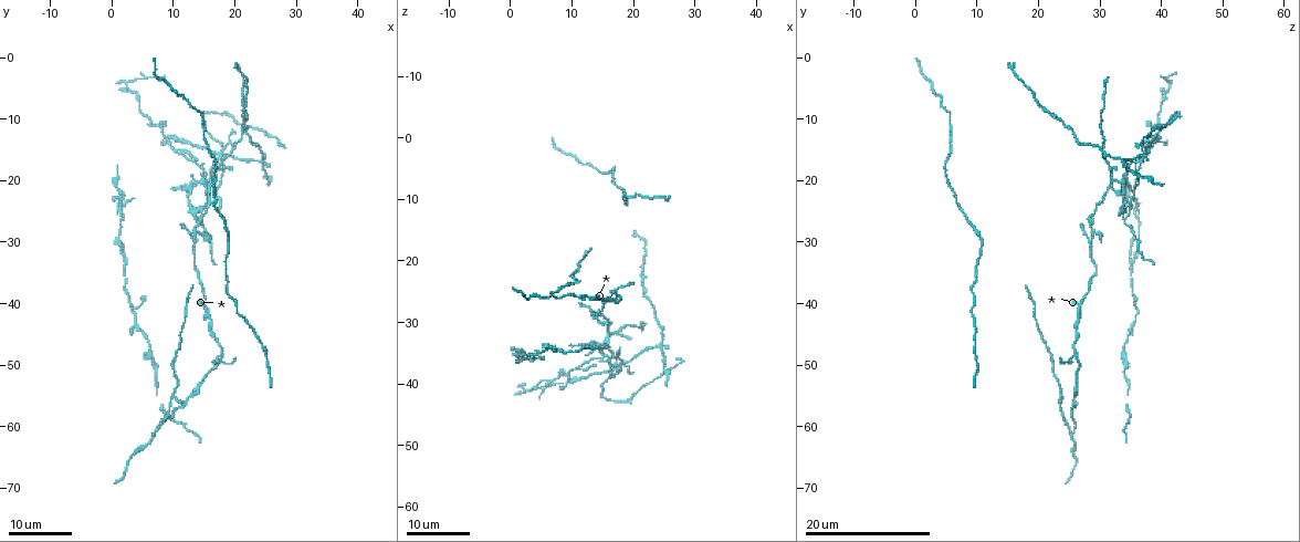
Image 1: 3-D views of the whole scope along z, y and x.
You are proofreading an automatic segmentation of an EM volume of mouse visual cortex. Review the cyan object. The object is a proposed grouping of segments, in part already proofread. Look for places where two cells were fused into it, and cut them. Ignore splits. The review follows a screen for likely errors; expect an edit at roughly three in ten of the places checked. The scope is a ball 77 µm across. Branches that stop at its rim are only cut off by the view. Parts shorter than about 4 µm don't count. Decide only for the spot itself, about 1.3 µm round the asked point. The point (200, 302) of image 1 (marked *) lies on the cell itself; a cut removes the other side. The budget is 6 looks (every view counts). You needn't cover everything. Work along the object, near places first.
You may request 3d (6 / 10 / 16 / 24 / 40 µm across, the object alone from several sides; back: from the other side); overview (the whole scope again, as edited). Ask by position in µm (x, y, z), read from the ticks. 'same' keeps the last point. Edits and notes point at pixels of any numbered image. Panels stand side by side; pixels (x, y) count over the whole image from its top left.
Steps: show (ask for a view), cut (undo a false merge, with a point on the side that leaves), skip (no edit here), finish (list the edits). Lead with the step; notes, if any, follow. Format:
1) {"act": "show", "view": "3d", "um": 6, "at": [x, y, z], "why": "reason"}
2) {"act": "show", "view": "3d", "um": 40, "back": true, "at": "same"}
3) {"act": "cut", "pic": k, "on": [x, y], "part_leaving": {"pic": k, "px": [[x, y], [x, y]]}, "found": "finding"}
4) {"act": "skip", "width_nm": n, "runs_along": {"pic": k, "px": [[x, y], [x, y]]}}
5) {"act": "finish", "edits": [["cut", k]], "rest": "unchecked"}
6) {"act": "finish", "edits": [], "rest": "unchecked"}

{"act": "show", "view": "3d", "um": 24, "at": [15.0, 40.0, 27.0], "why": "two arms in line, one across"}

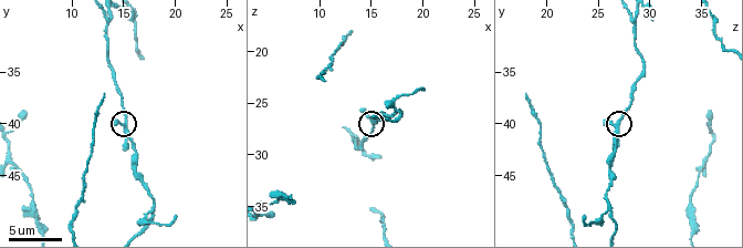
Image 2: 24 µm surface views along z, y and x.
{"act": "show", "view": "3d", "um": 10, "at": [15.4, 40.4, 26.8]}

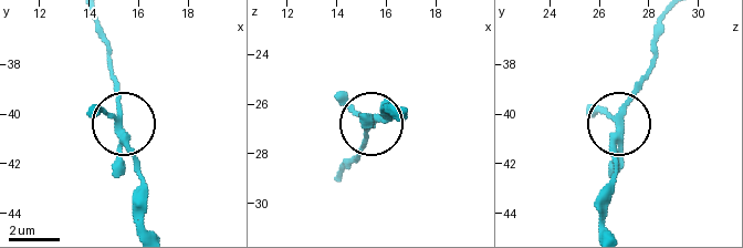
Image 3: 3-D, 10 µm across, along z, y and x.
{"act": "skip", "width_nm": 250, "runs_along": {"pic": 3, "px": [[101, 109], [119, 115], [113, 73]]}, "found": "continuous, no second cell"}

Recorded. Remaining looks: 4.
{"act": "show", "view": "3d", "um": 6, "at": [13.6, 33.8, 29.4], "why": "calibre changes"}

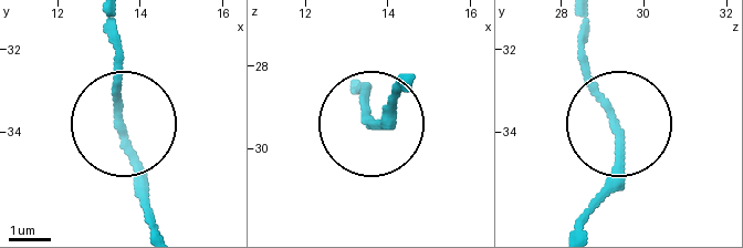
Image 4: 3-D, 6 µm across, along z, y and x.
{"act": "skip", "runs_along": {"pic": 4, "px": [[156, 224], [117, 107], [117, 22]]}, "found": "continuous, no second cell"}

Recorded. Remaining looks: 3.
{"act": "show", "view": "3d", "um": 10, "at": [7.0, 49.6, 34.2], "why": "three arms meet"}

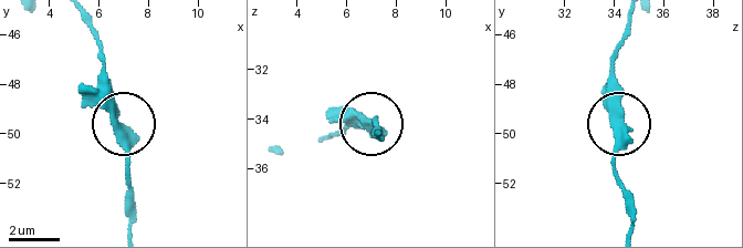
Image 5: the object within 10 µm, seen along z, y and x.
{"act": "show", "view": "3d", "um": 6, "at": [6.7, 49.8, 34.2]}

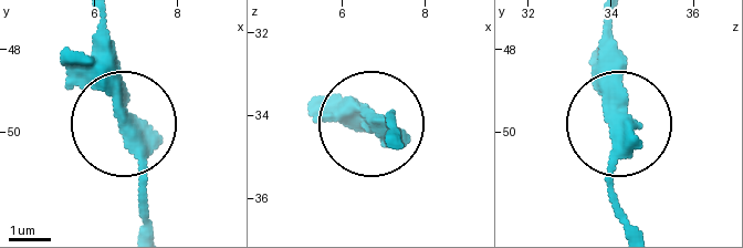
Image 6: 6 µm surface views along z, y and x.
{"act": "skip", "width_nm": 310, "runs_along": {"pic": 6, "px": [[102, 18], [106, 81], [145, 215]]}, "found": "continuous, no second cell"}

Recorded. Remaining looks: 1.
{"act": "finish", "edits": [], "rest": "unchecked"}

